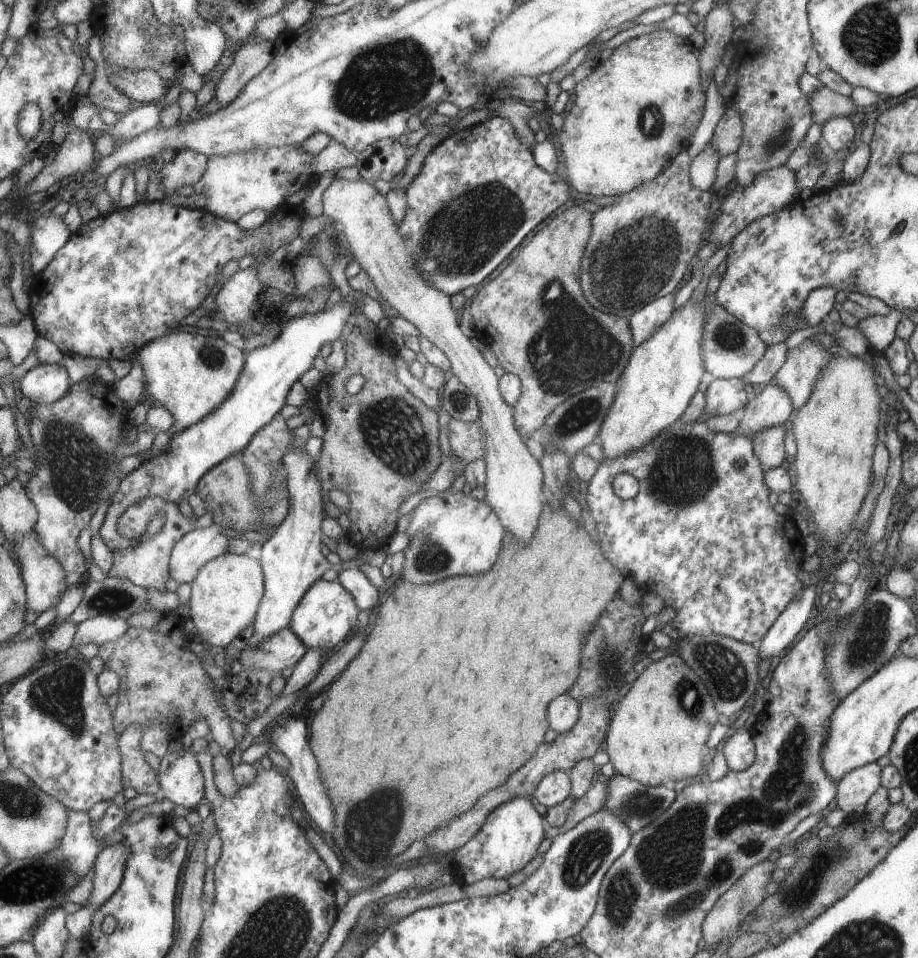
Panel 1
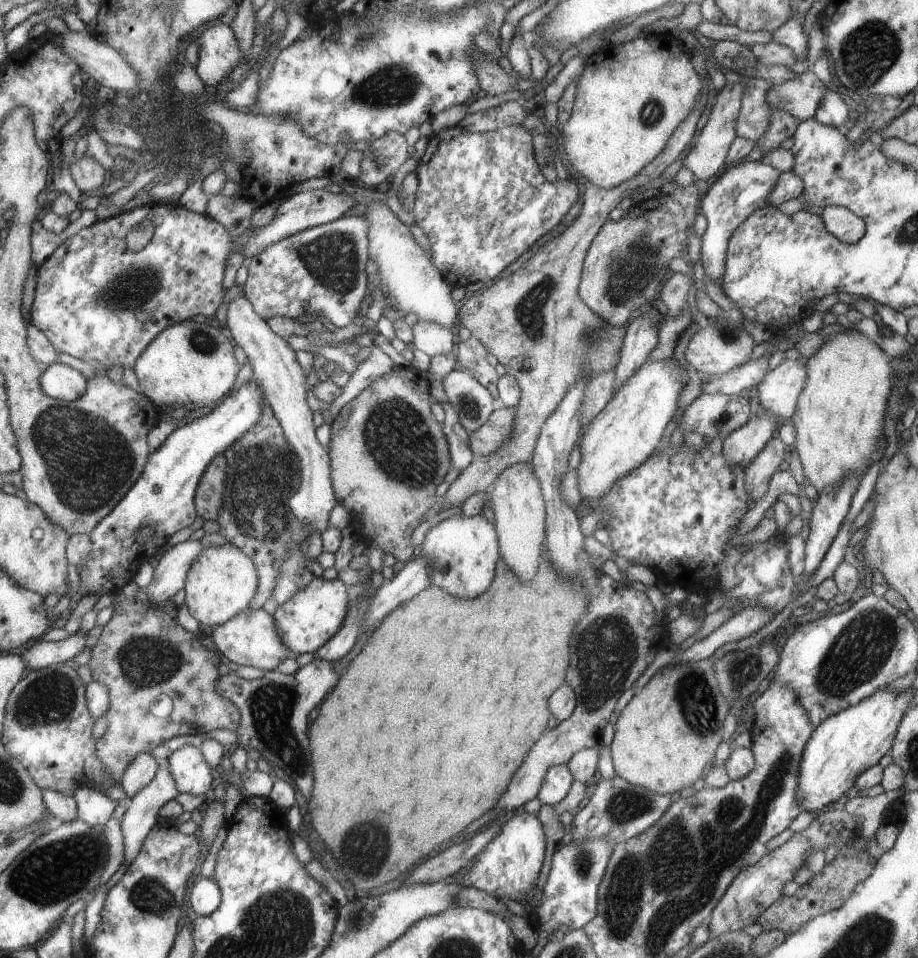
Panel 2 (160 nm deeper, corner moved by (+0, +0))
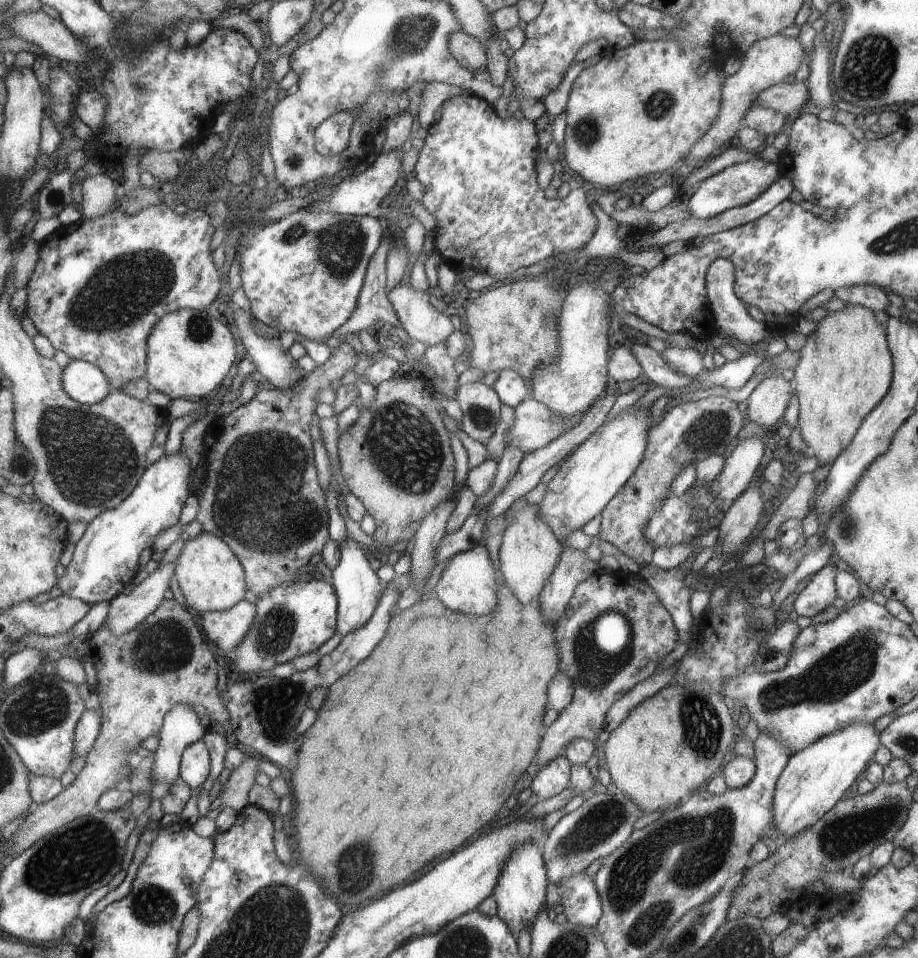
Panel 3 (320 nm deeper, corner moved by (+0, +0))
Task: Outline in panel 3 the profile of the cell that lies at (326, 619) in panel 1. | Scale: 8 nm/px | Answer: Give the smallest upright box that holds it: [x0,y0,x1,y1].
[223,578,337,674]

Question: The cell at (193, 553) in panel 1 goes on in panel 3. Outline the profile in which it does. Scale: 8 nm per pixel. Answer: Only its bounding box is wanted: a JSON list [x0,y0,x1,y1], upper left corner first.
[105,561,175,635]

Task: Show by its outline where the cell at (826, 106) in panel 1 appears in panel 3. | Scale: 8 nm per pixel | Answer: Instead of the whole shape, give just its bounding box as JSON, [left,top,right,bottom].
[752,81,811,116]

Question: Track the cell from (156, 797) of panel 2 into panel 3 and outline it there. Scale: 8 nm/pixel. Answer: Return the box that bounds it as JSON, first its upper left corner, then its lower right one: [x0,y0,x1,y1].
[152,703,208,801]

